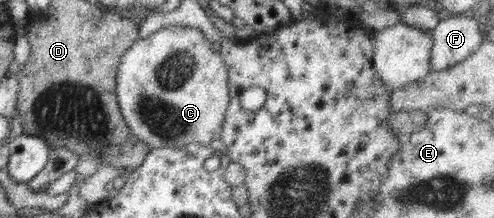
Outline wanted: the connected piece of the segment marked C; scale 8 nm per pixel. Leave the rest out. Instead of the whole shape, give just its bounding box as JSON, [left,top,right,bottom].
[116,25,229,149]

